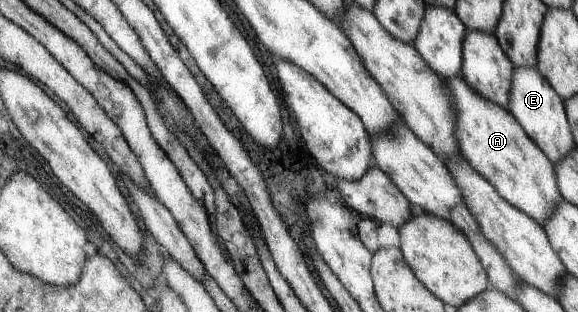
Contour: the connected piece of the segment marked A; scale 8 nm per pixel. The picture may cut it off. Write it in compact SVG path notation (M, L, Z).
M461 74L445 79L452 91L453 102L456 103L456 137L460 141L462 156L479 171L496 189L505 200L513 206L525 211L539 224L550 217L562 200L560 185L556 178L556 165L551 159L532 141L520 121L505 107L499 106L479 93L475 92Z

